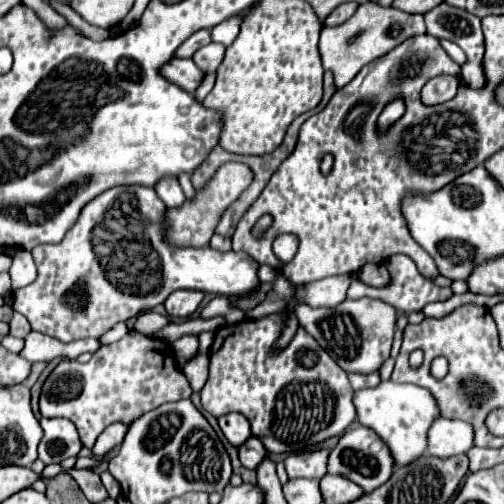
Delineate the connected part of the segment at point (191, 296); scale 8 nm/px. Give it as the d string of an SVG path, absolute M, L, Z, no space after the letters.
M175 291L167 297L165 301L165 309L171 317L189 317L197 307L199 303L203 301L203 291Z

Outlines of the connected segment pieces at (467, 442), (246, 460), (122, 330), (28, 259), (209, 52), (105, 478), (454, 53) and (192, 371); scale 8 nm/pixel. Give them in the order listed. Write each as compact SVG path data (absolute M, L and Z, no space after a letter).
M435 419L427 431L427 453L435 457L451 457L467 453L473 447L473 429L465 421Z
M249 437L247 443L243 443L239 447L239 461L247 469L255 469L265 459L265 455L267 455L267 451L265 451L263 443L255 437Z
M125 322L117 323L112 329L106 332L101 338L102 345L107 345L118 341L128 333L128 327Z
M19 251L13 257L13 265L11 265L9 273L11 273L13 289L19 289L19 287L29 285L37 277L37 269L35 269L35 263L33 263L31 253L29 251Z
M209 43L207 47L201 47L199 51L195 51L193 61L201 71L209 73L219 67L219 63L223 61L223 55L225 55L225 47L221 43Z
M108 470L101 473L100 478L109 496L113 499L117 499L122 492L119 482L109 473Z
M443 39L443 41L441 41L441 45L443 45L443 49L445 49L445 51L447 51L447 53L449 53L449 55L459 63L459 65L463 65L463 63L465 63L465 53L463 53L455 43L451 43L451 41L445 41L445 39Z
M197 355L185 363L183 373L189 379L193 391L203 389L205 381L207 381L207 367L209 367L209 355Z

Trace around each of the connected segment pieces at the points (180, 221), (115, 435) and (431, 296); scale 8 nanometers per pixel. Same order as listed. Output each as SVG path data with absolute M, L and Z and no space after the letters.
M243 163L221 165L219 171L209 180L209 185L203 191L199 191L193 201L185 201L177 209L167 209L167 217L171 223L169 231L167 231L169 243L179 245L179 247L207 247L217 221L225 209L241 195L241 191L249 187L251 181L253 181L253 173L249 171L247 165L243 165Z
M113 423L111 427L107 427L107 429L99 435L99 439L97 439L95 447L93 447L93 455L95 455L95 457L103 457L103 455L107 455L111 449L119 447L121 441L123 441L123 437L125 437L125 433L127 433L127 425L123 425L123 423Z
M393 255L386 262L388 271L391 277L391 287L383 287L383 289L375 289L375 287L369 287L365 285L363 281L359 279L353 279L351 285L349 285L349 297L351 299L361 299L361 297L371 297L371 299L381 299L381 301L387 301L391 303L397 311L403 311L403 313L411 313L411 311L421 311L427 303L433 303L433 301L447 301L453 291L449 287L437 287L433 285L427 277L423 277L415 263L411 263L409 257L405 255Z

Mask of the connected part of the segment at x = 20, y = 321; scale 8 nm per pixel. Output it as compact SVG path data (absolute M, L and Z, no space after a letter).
M14 312L9 322L9 333L15 337L24 339L26 335L32 330L27 319L18 312Z

